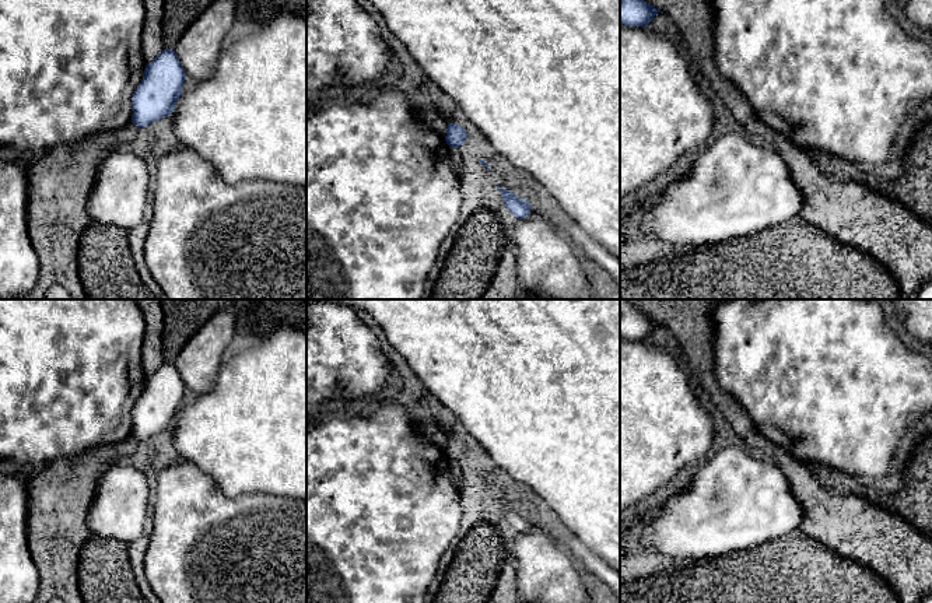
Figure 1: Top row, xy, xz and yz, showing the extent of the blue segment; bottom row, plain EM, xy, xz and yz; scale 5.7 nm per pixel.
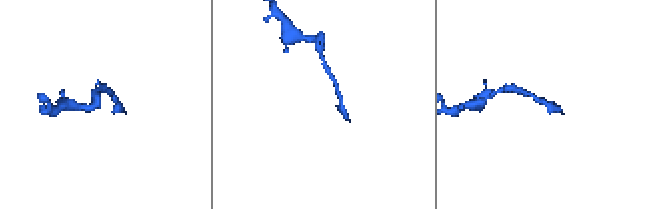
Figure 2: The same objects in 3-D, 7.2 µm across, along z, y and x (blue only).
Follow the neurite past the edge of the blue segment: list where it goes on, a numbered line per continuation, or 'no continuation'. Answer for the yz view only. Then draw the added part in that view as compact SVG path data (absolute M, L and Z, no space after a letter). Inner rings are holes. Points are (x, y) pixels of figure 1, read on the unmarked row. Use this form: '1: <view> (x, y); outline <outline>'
no continuation

